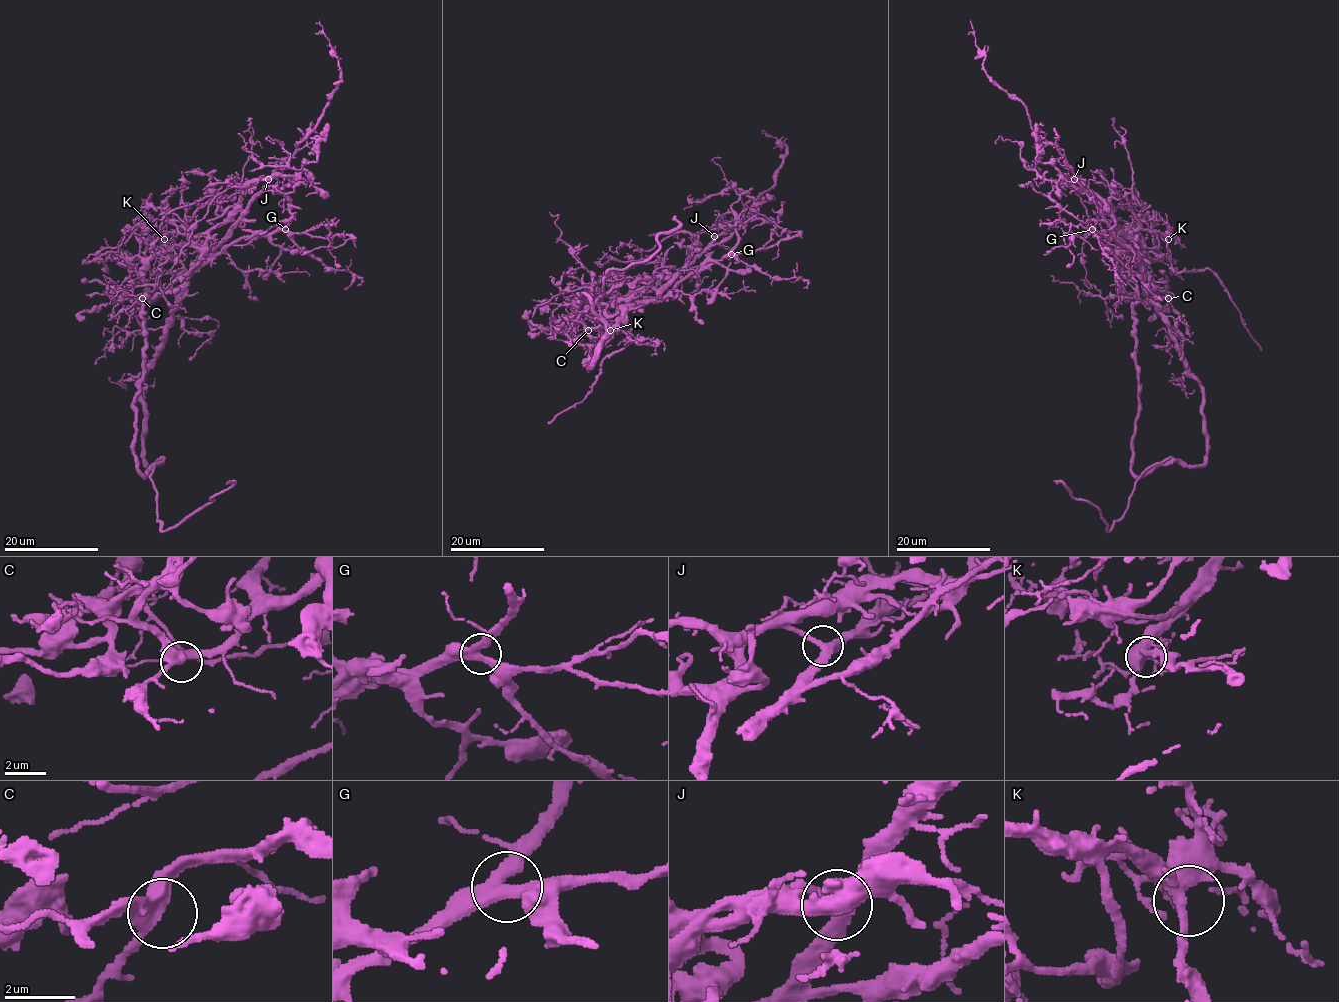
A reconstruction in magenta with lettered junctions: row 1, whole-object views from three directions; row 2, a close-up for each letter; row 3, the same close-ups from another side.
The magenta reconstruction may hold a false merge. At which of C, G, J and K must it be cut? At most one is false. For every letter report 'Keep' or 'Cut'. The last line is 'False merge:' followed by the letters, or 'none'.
C: Keep
G: Keep
J: Keep
K: Keep
False merge: none

